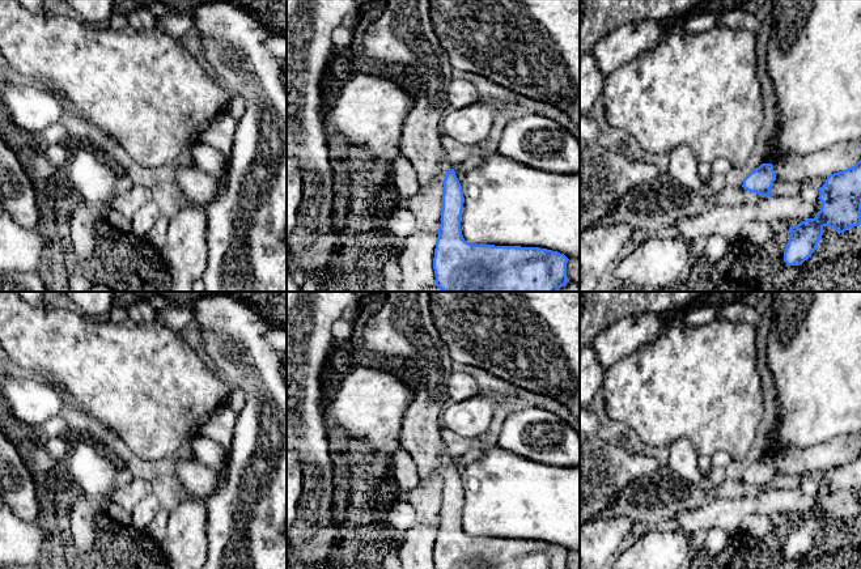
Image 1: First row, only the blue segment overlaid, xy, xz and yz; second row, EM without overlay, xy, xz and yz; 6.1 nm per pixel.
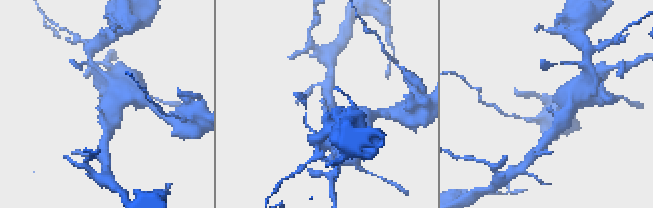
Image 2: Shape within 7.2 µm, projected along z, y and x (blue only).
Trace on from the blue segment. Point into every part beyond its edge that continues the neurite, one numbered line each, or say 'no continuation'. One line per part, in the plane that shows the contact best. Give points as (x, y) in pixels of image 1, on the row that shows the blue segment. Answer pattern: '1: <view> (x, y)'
no continuation

